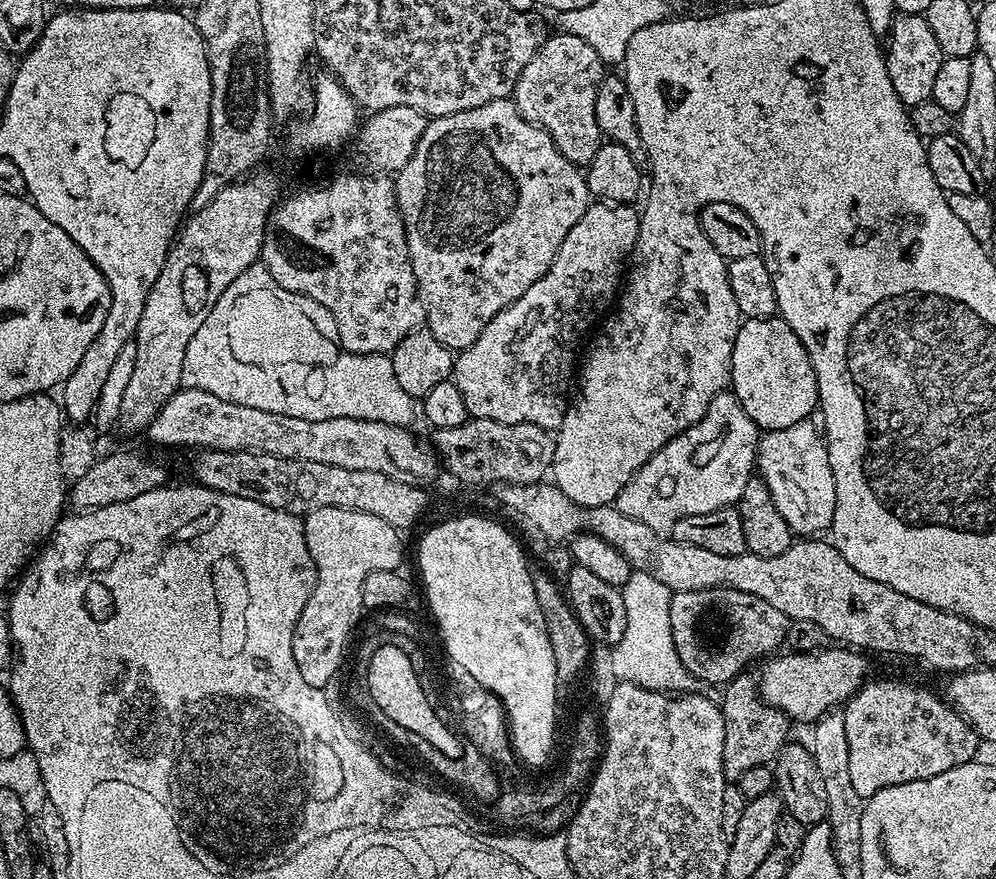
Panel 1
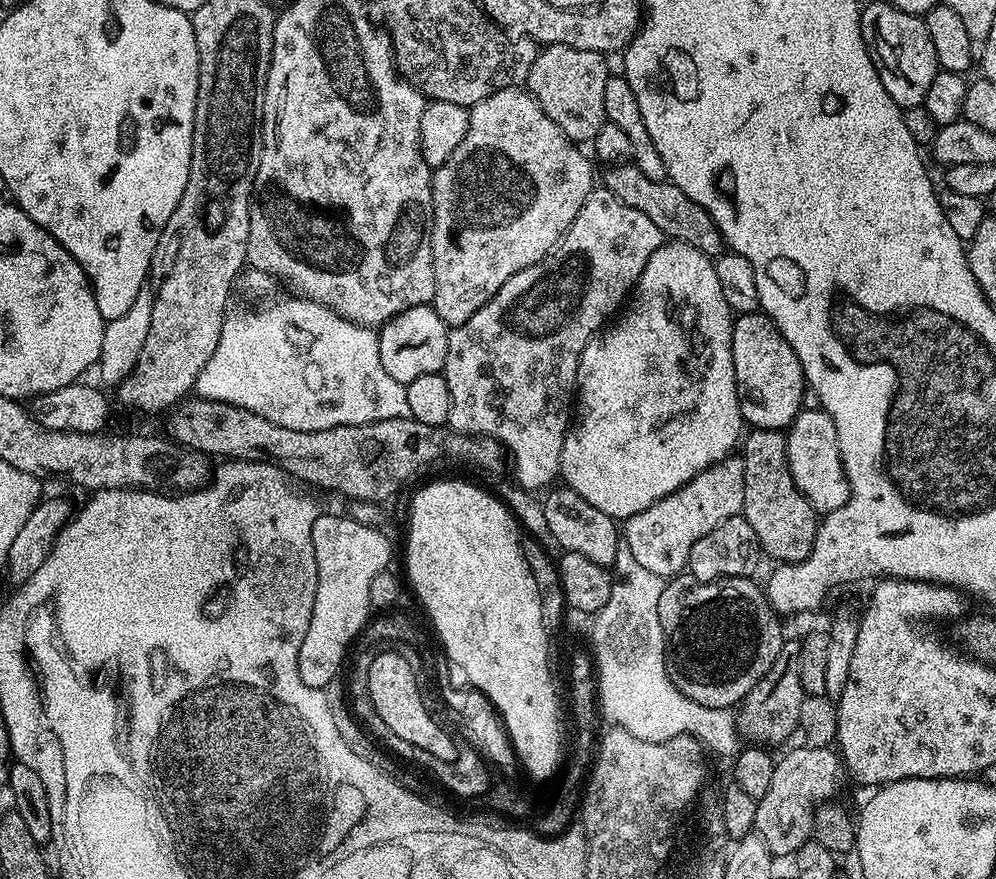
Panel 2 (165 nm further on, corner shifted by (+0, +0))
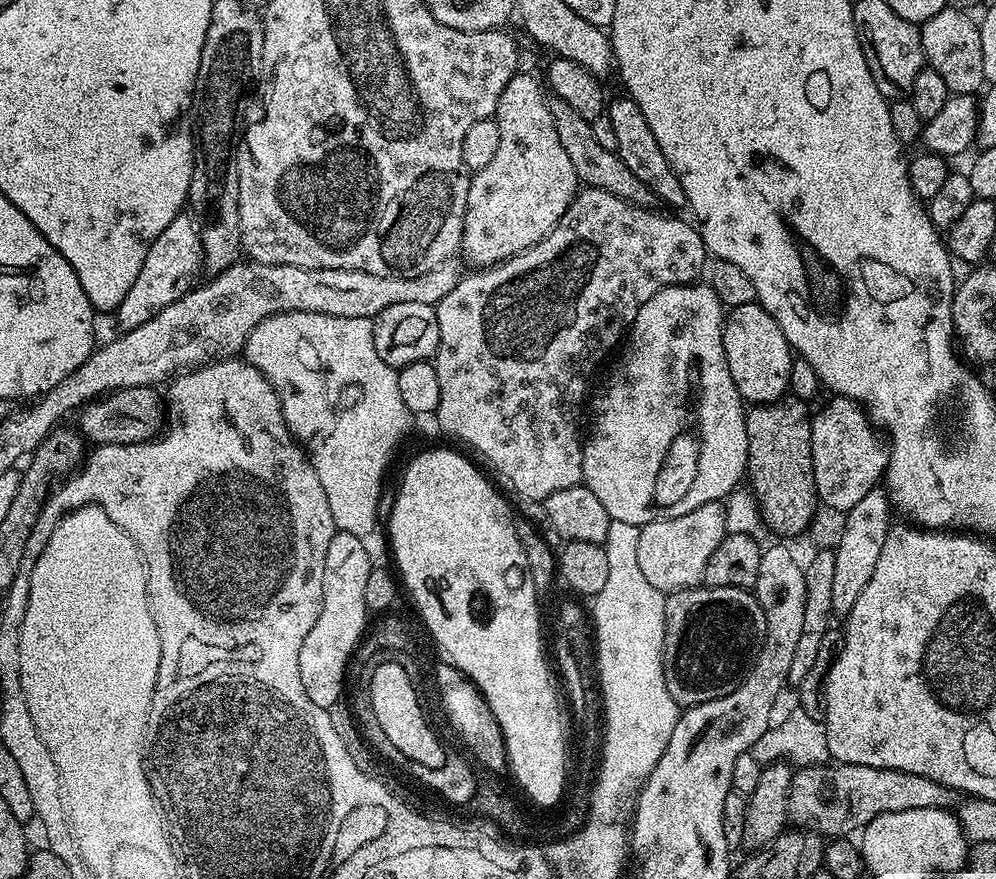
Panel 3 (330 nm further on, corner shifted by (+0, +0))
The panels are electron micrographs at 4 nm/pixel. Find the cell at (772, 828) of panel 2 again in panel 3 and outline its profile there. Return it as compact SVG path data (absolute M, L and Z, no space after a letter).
M857 764L843 765L844 796L835 796L836 776L828 766L801 767L792 777L793 789L790 793L790 816L797 820L799 827L817 834L840 838L863 829L872 817L881 812L897 812L906 808L948 808L955 805L958 793L955 788L922 778L922 774L910 774L889 768L871 768Z

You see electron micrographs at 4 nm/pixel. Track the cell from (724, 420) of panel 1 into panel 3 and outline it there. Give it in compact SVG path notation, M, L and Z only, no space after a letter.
M711 500L690 514L643 525L638 534L638 566L646 582L665 594L697 587L703 581L706 562L729 533L724 504Z

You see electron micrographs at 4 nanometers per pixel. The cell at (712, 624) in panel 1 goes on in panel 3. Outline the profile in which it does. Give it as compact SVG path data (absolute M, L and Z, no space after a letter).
M697 586L664 597L666 690L681 706L722 698L748 675L766 638L766 614L747 588Z

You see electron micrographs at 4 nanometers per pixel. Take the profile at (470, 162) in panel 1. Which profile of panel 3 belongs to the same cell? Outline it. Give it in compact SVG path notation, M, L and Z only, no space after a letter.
M520 70L510 78L510 82L506 82L498 98L494 117L500 135L498 150L495 151L494 158L490 158L487 166L471 173L468 182L464 233L460 239L459 251L462 256L464 252L473 269L479 270L501 264L504 260L525 252L530 246L542 242L546 234L556 229L556 223L576 199L576 171L570 157L566 155L566 150L562 150L562 142L558 142L558 130L554 130L554 118L548 109L546 95L544 96L546 88L541 81L540 84L530 73Z

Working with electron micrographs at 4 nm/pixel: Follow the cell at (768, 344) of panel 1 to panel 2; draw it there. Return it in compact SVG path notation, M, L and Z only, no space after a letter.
M760 310L737 315L732 321L732 357L740 412L744 415L745 425L787 429L802 410L806 381L798 354L794 354L790 342L782 338L776 323Z

